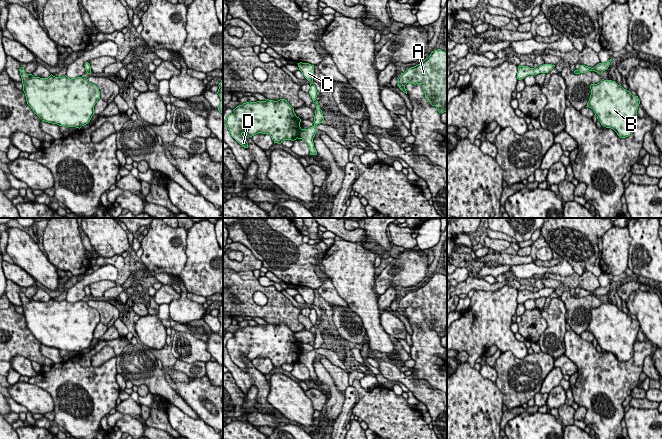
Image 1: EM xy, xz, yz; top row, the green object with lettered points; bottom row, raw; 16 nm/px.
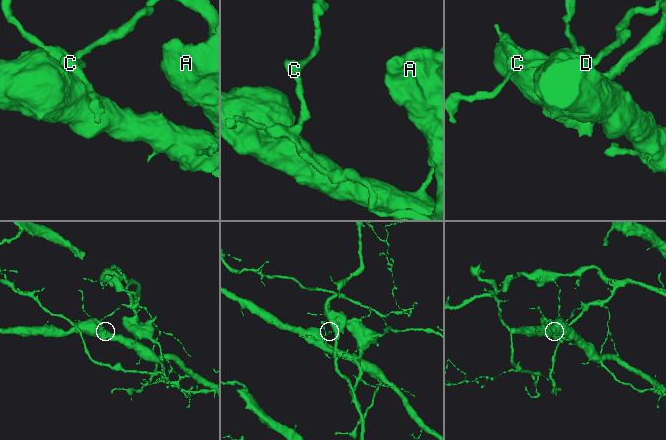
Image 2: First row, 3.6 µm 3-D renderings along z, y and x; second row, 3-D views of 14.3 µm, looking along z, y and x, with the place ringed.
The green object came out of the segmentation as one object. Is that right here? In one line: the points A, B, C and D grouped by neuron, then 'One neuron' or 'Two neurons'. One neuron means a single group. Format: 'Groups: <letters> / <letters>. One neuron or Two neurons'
Groups: A / B C D. Two neurons

